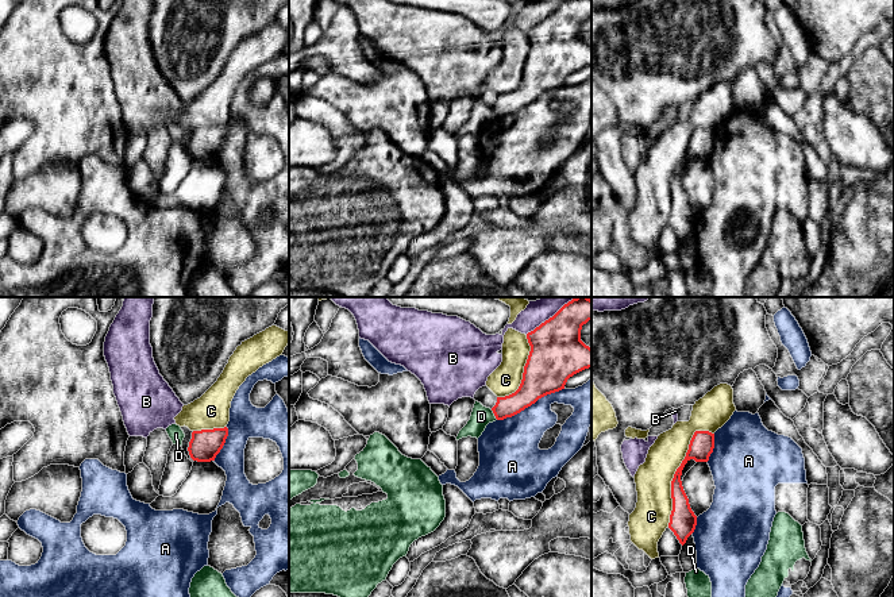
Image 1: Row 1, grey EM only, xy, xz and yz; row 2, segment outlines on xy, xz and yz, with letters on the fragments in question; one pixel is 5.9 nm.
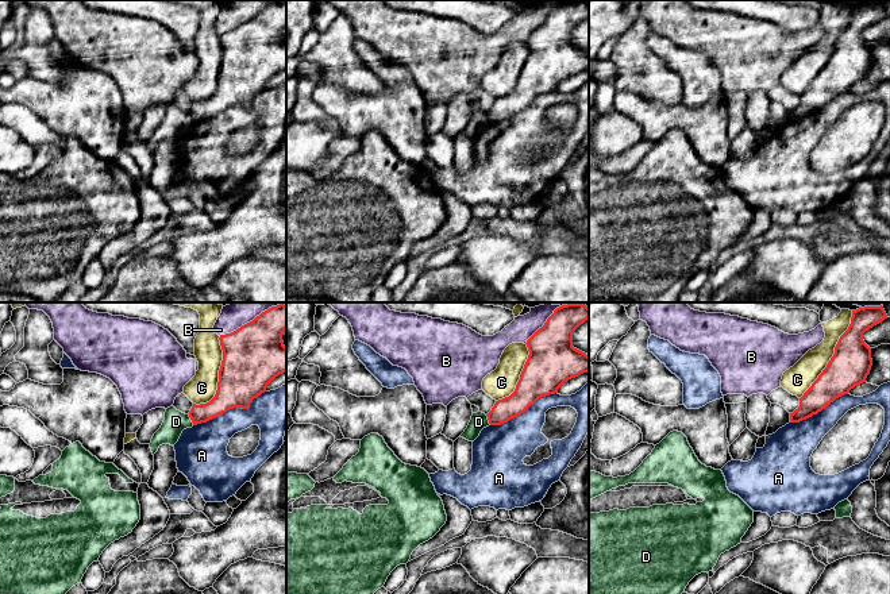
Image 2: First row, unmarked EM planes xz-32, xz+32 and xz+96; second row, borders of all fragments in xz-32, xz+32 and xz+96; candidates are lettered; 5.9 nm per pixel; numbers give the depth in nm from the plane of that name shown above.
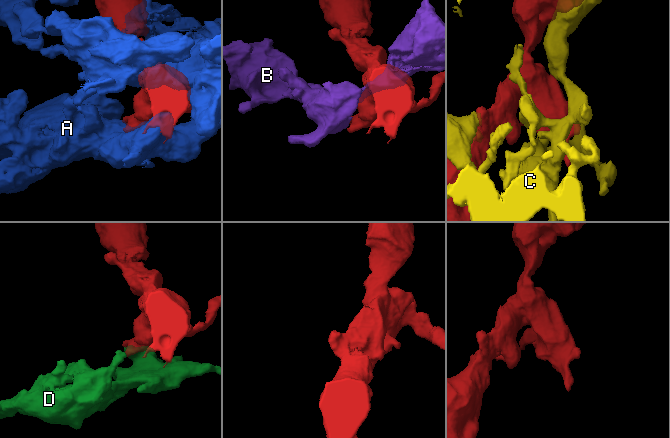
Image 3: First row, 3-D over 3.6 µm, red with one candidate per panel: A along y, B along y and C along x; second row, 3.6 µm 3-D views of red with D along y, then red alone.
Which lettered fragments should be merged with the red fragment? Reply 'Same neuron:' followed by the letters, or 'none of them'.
Same neuron: none of them

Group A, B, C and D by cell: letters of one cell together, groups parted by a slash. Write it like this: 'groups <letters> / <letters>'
groups A / B / C / D

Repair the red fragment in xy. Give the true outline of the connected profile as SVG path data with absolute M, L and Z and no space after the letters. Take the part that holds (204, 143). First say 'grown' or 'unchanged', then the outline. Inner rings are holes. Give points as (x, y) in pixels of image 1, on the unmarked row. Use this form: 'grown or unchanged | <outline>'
unchanged | M228 126L193 128L189 139L189 153L197 159L215 158L228 134Z

